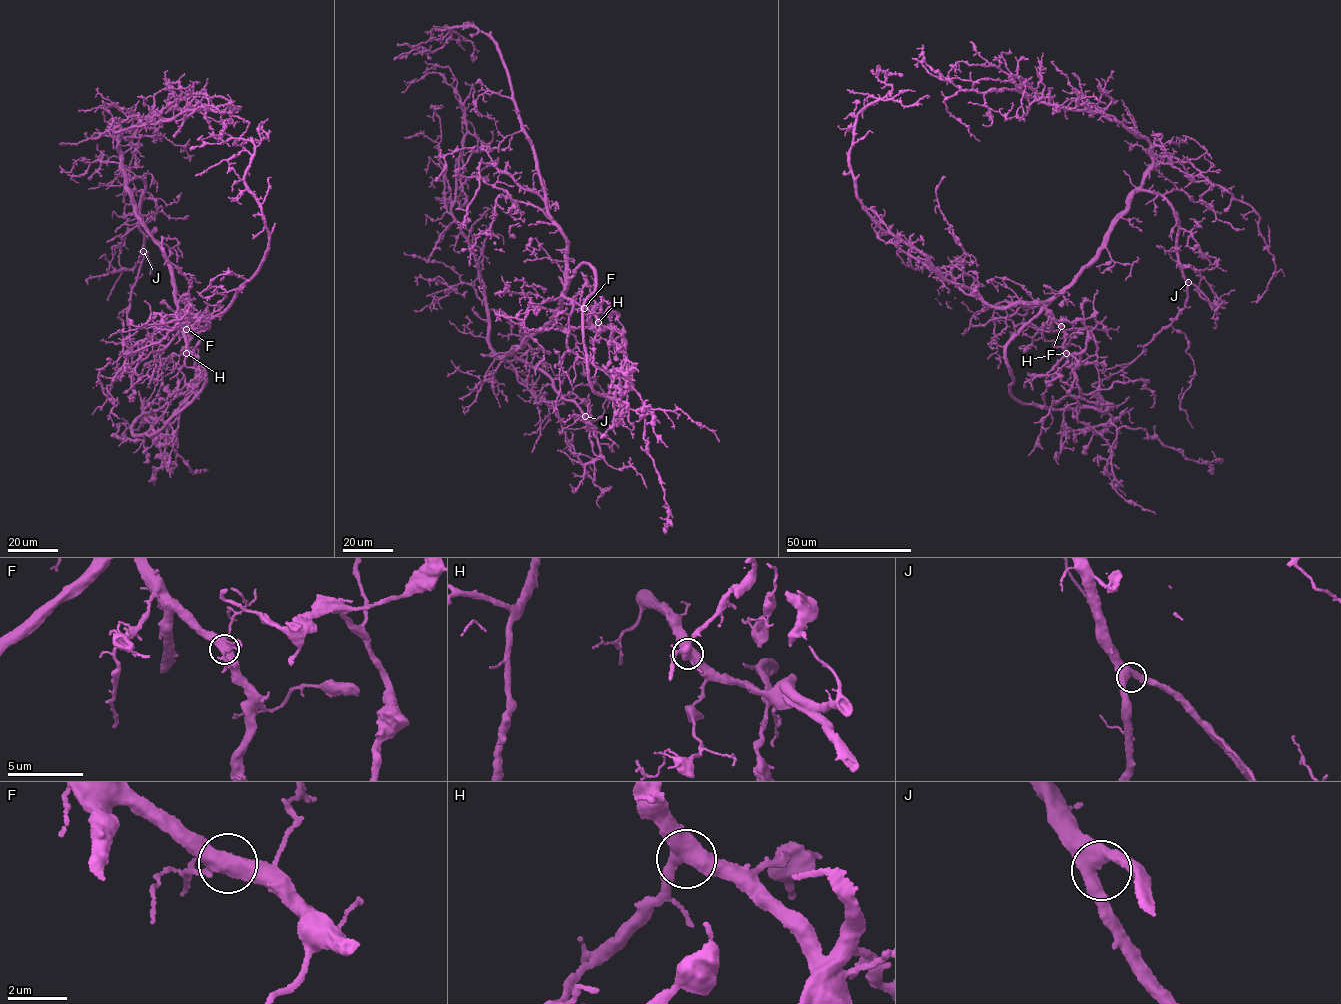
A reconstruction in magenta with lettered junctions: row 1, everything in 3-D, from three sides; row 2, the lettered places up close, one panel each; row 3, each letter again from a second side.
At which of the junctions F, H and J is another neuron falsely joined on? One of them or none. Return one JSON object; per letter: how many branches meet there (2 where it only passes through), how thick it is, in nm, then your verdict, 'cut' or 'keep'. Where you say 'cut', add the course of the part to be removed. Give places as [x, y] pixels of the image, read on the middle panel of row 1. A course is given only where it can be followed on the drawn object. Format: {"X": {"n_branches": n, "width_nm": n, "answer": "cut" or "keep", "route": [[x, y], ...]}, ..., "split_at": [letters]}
{"F": {"n_branches": 3, "width_nm": 460, "answer": "keep"}, "H": {"n_branches": 3, "width_nm": 460, "answer": "keep"}, "J": {"n_branches": 3, "width_nm": 440, "answer": "keep"}, "split_at": []}

